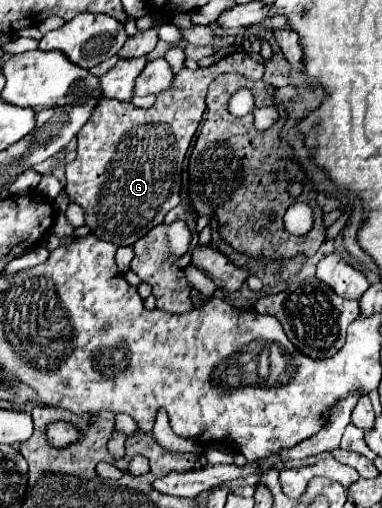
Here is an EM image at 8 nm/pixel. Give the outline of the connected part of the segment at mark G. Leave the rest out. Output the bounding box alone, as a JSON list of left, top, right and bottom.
[66,51,264,245]

